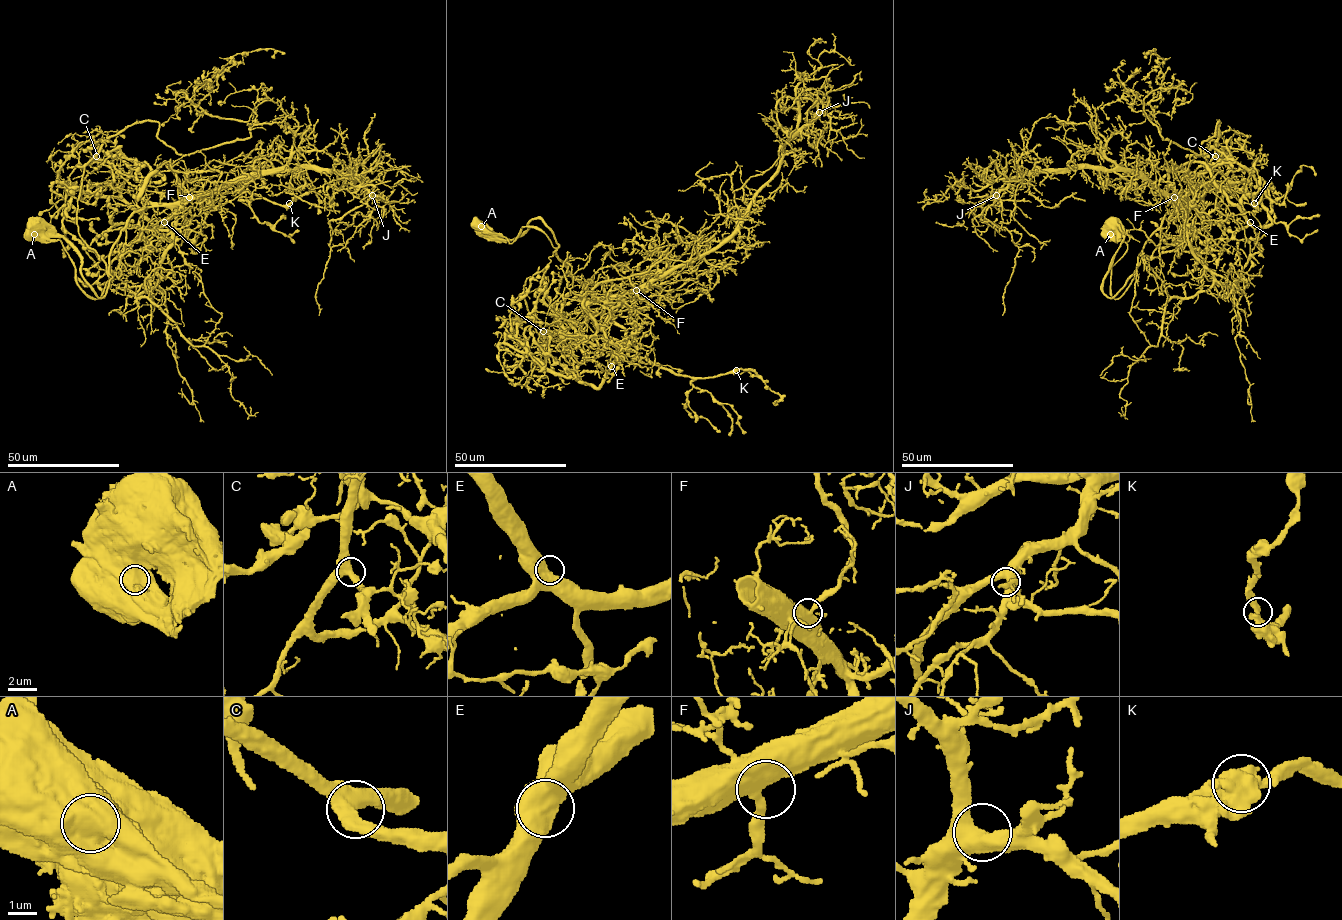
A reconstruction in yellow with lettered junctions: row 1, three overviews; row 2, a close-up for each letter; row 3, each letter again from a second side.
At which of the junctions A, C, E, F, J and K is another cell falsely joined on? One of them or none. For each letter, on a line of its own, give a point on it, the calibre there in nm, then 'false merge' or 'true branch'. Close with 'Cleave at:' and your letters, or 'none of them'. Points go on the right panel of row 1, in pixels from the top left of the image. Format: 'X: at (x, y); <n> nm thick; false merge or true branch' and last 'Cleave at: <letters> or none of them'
A: at (1110, 234); 1500 nm thick; false merge
C: at (1215, 156); 550 nm thick; true branch
E: at (1250, 222); 850 nm thick; true branch
F: at (1174, 197); 600 nm thick; true branch
J: at (996, 195); 600 nm thick; true branch
K: at (1254, 203); 480 nm thick; true branch
Cleave at: A

